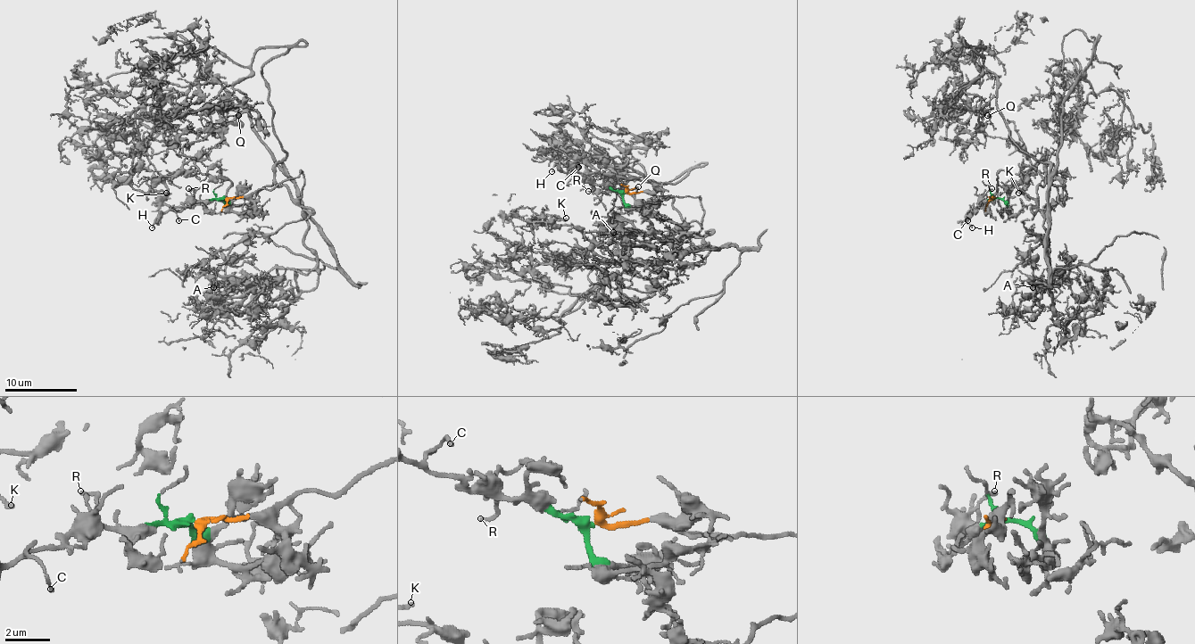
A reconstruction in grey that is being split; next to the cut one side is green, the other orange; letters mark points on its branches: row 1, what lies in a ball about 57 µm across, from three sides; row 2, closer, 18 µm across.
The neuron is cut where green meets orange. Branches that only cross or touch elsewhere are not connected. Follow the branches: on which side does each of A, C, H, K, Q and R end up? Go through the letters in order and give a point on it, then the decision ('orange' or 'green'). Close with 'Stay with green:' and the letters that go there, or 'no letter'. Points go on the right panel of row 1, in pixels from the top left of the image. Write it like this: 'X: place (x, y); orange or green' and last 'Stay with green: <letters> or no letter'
A: place (1033, 287); orange
C: place (967, 220); green
H: place (972, 227); green
K: place (1018, 193); orange
Q: place (987, 115); orange
R: place (991, 188); green
Stay with green: C, H, R

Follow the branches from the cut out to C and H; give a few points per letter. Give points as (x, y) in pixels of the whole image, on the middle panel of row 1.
C: (626, 193), (584, 183), (571, 174), (571, 169), (575, 165), (578, 167)
H: (626, 193), (593, 185), (569, 176), (555, 165), (551, 170)

